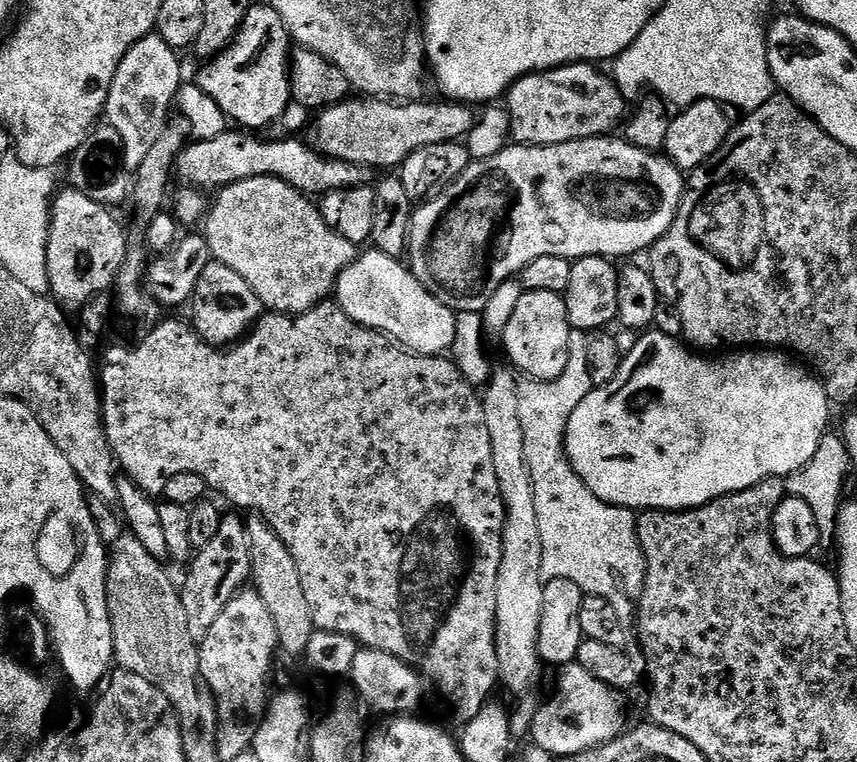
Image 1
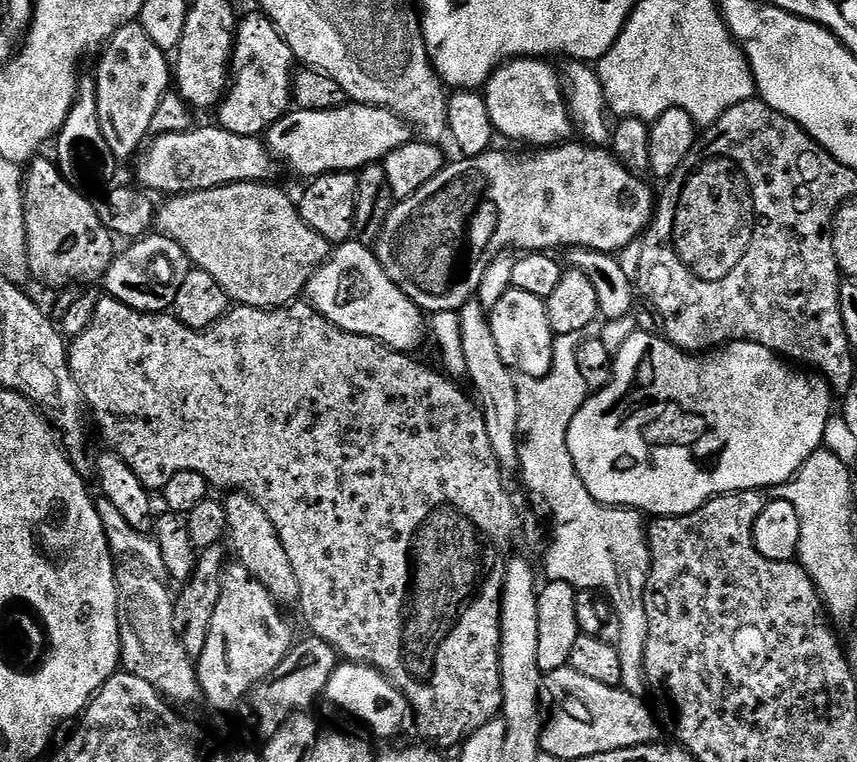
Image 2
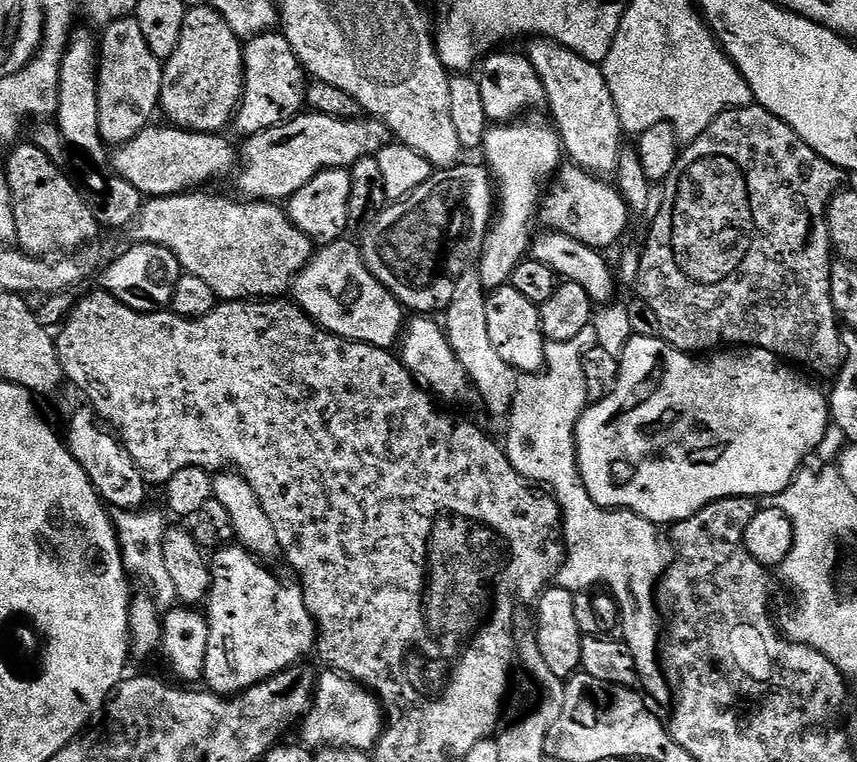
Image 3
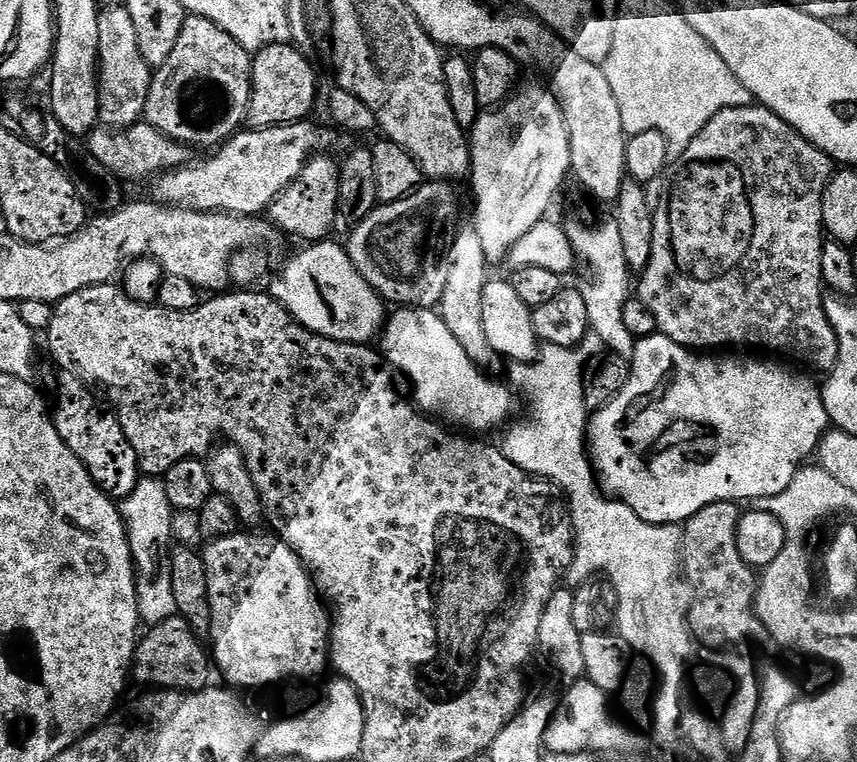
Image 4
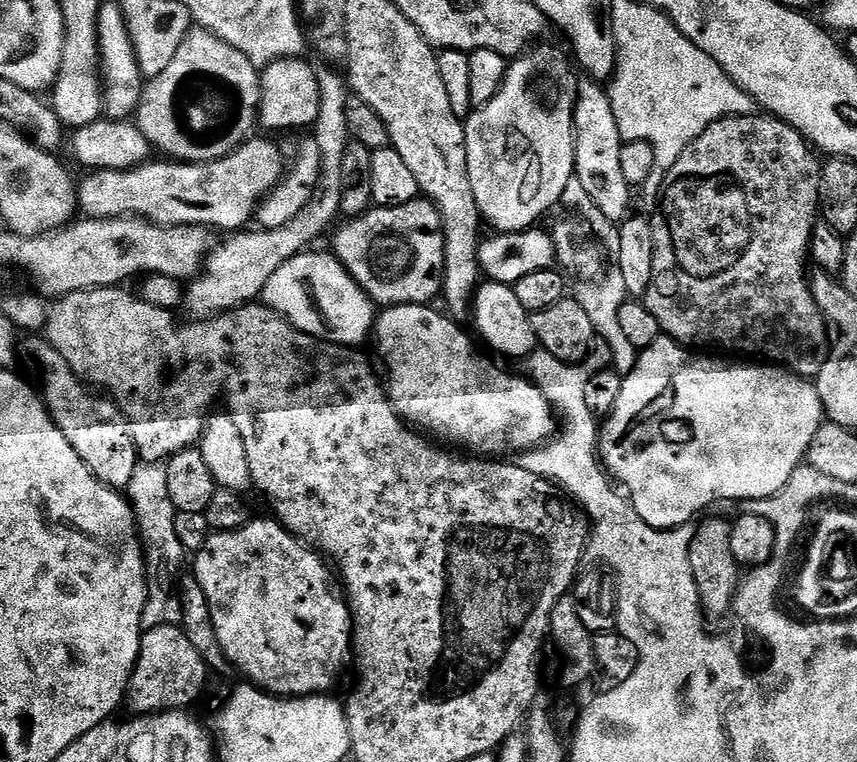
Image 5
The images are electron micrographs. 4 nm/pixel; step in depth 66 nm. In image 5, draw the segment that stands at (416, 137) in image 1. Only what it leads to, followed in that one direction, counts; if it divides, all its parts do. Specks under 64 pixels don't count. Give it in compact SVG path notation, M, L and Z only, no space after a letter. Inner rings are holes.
M249 138L244 143L238 145L233 152L228 156L224 156L221 160L210 160L207 164L189 164L187 162L164 162L168 164L155 164L149 162L140 164L137 168L127 168L121 172L114 170L92 170L87 173L88 176L78 184L78 208L85 217L93 220L109 220L111 216L135 216L141 220L148 220L152 224L161 224L163 228L179 228L182 224L189 224L190 226L198 226L199 228L207 228L209 230L217 230L221 228L224 234L232 234L237 230L243 229L247 220L251 221L254 216L254 211L259 205L260 201L280 183L286 171L286 156L280 153L280 148L272 140L256 140L257 138Z

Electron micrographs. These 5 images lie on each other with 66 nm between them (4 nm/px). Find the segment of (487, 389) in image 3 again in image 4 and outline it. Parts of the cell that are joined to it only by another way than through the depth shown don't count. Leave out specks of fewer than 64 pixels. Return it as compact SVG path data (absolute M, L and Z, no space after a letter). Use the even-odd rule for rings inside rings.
M461 227L456 239L448 249L447 263L452 269L446 272L446 291L442 296L442 315L446 326L450 326L450 334L458 338L458 343L478 367L493 370L502 364L502 357L490 346L490 338L486 338L486 329L482 323L482 290L488 283L490 265L486 258L486 250L482 250L482 238L478 238L475 227Z

